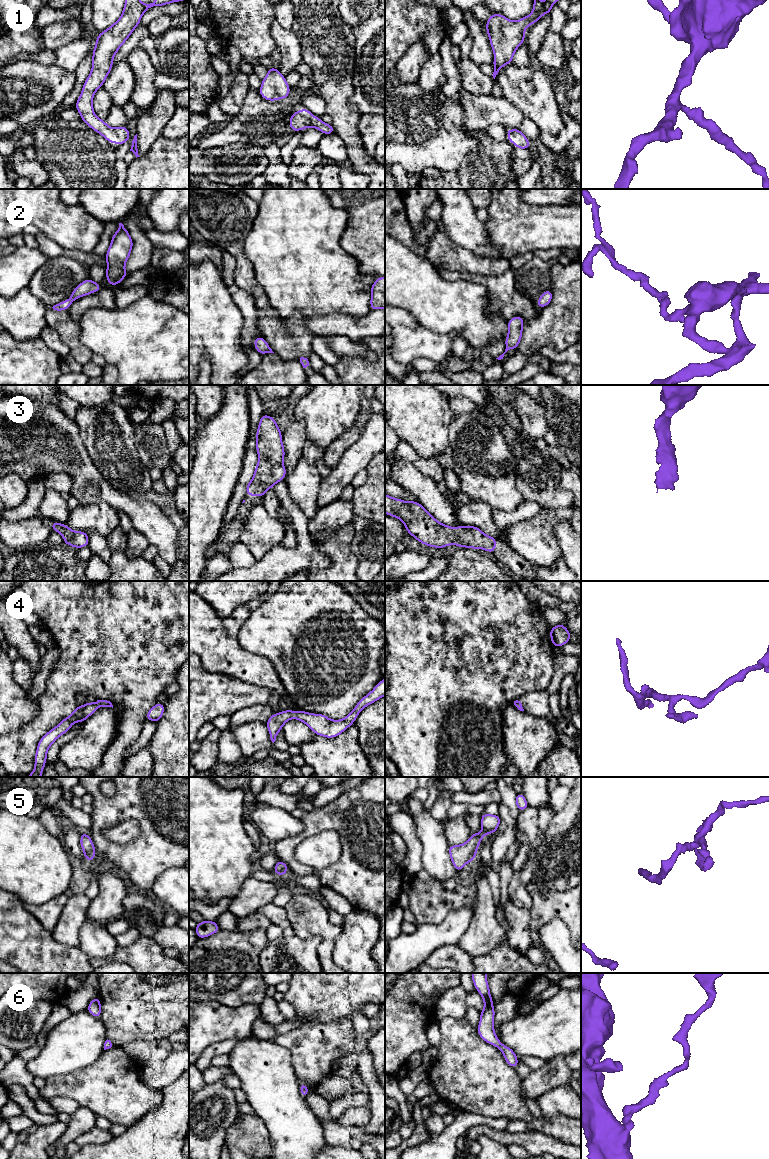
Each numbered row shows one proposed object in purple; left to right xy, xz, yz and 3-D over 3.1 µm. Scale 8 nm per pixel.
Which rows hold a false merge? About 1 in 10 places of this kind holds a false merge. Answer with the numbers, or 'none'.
none

